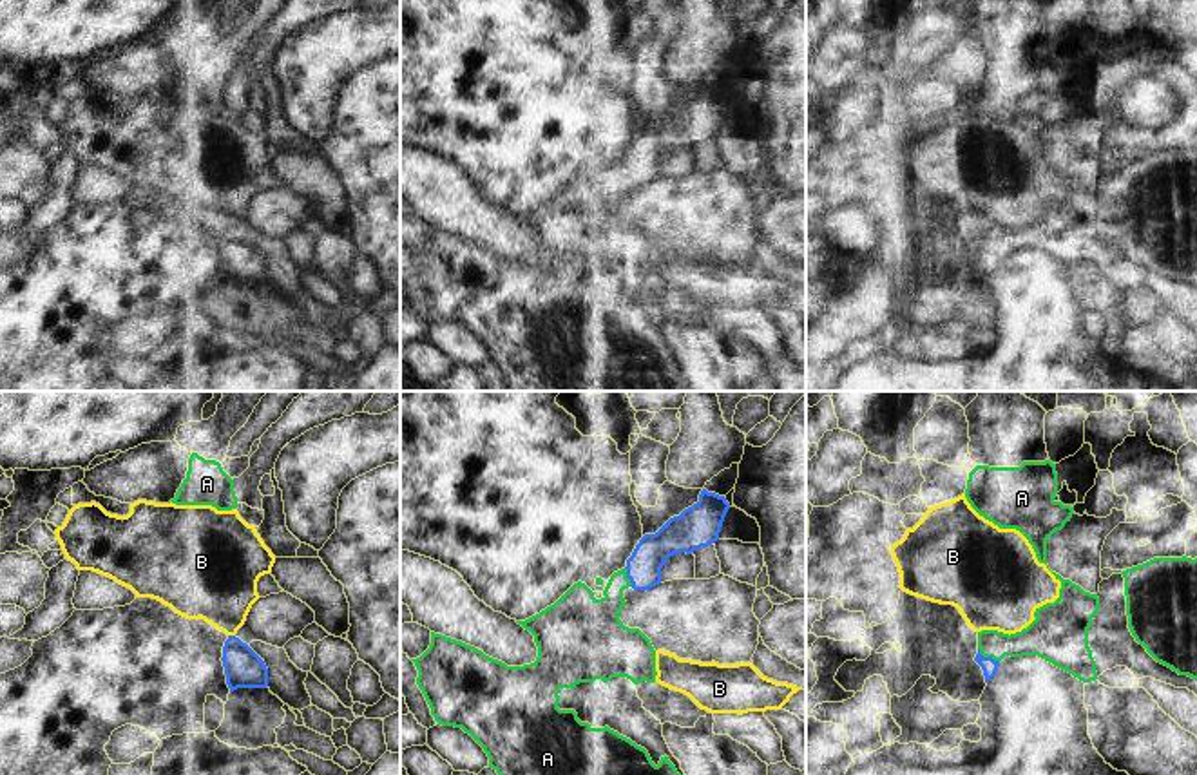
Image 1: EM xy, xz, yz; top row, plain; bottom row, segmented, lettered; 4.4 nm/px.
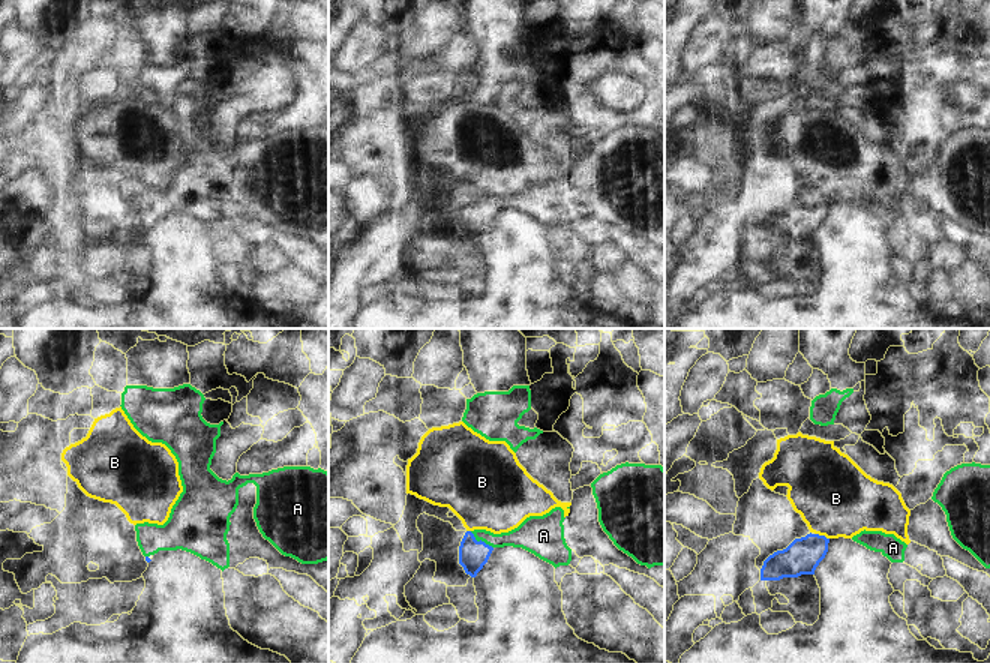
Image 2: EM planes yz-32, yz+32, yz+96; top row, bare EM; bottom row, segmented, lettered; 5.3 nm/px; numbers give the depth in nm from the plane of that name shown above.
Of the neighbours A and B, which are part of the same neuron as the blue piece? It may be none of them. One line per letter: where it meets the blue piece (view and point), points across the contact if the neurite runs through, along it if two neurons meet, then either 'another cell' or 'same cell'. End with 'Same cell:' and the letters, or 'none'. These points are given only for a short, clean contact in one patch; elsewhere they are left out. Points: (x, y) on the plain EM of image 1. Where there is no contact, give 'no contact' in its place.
A: yz (987, 252) | across yz (989, 261), (987, 252), (1000, 239), (1040, 232) | same cell
B: xy (232, 230) | along xy (229, 229), (234, 230) | another cell
Same cell: A

